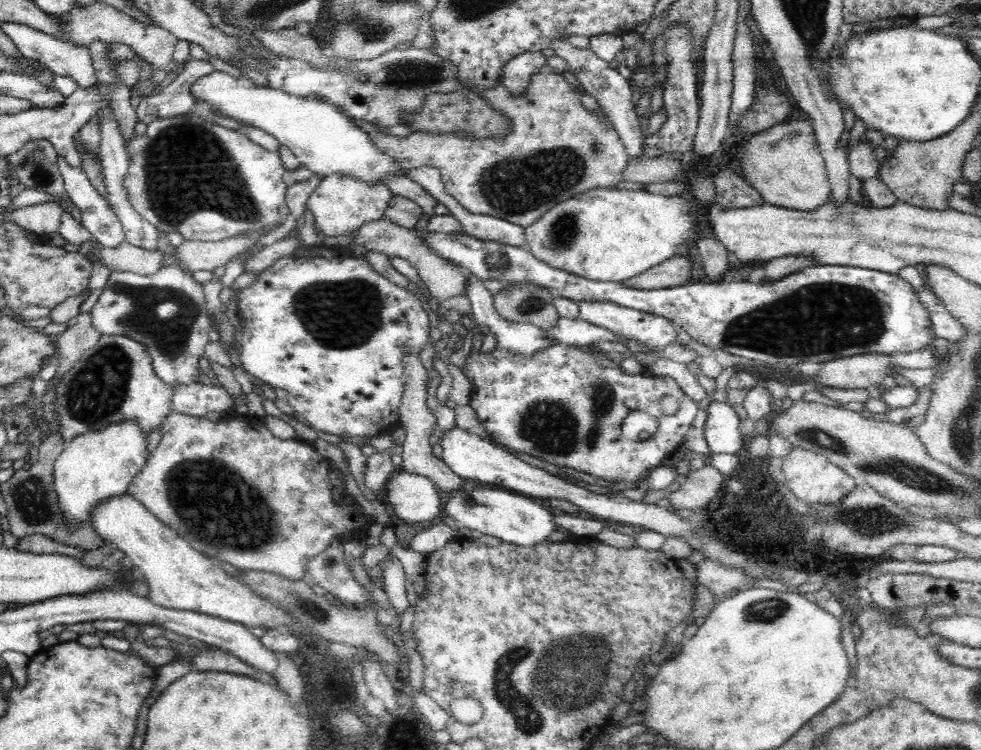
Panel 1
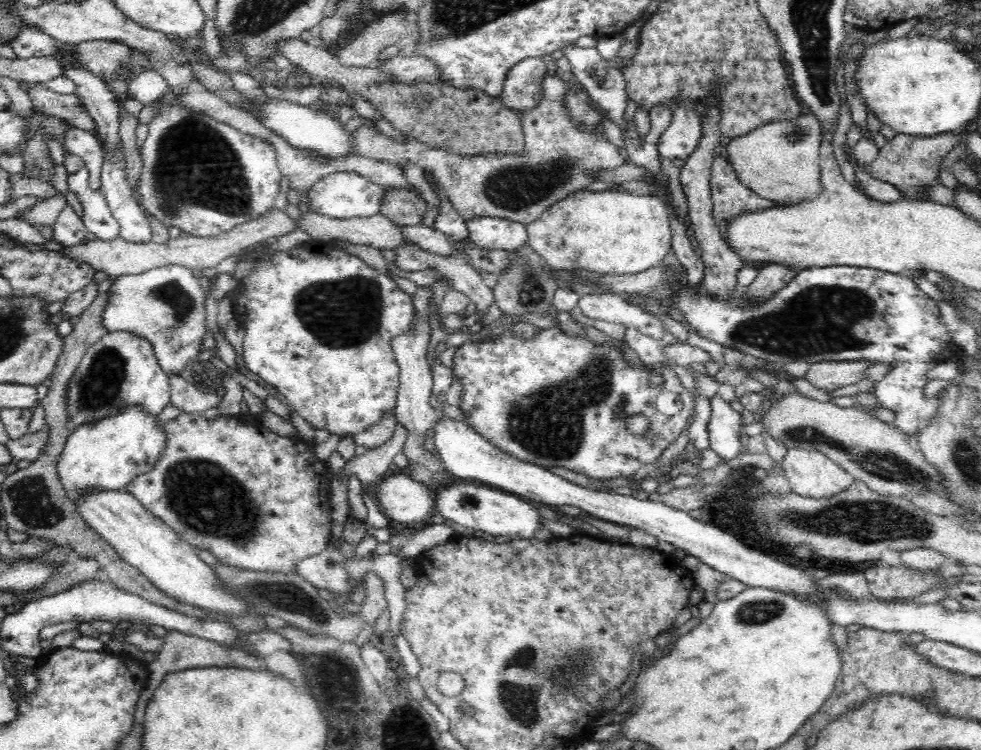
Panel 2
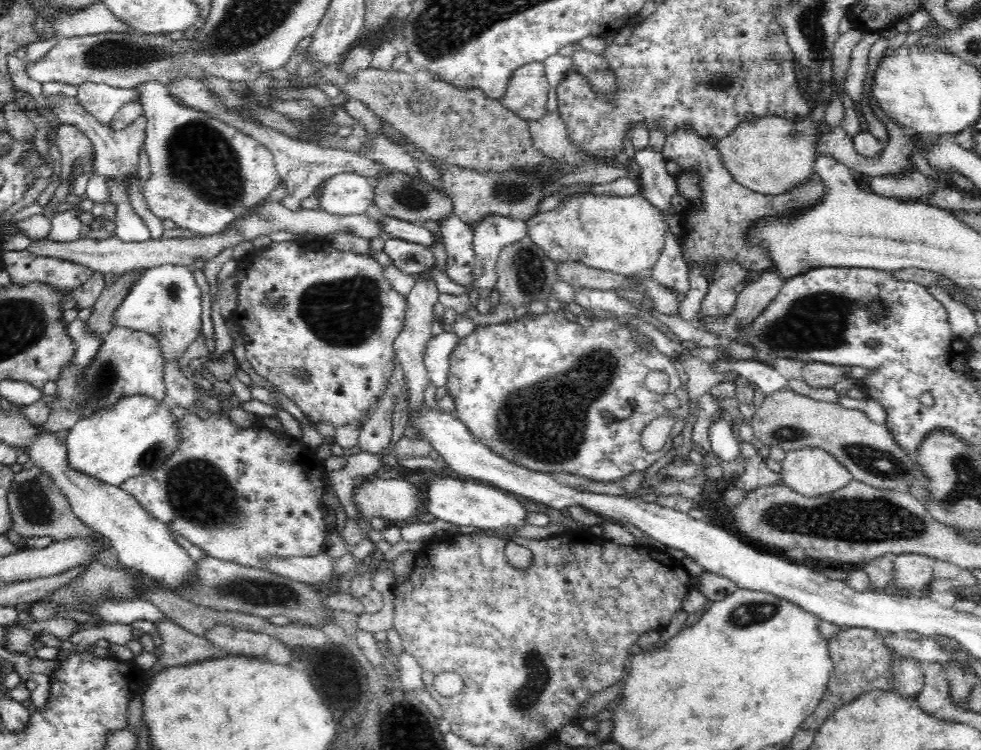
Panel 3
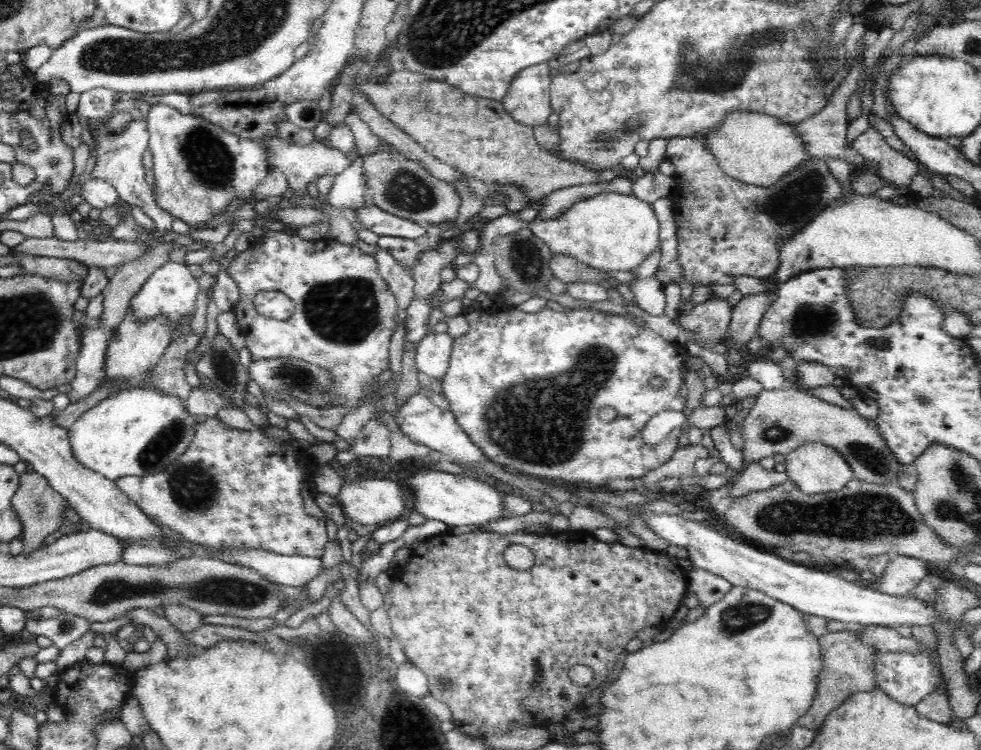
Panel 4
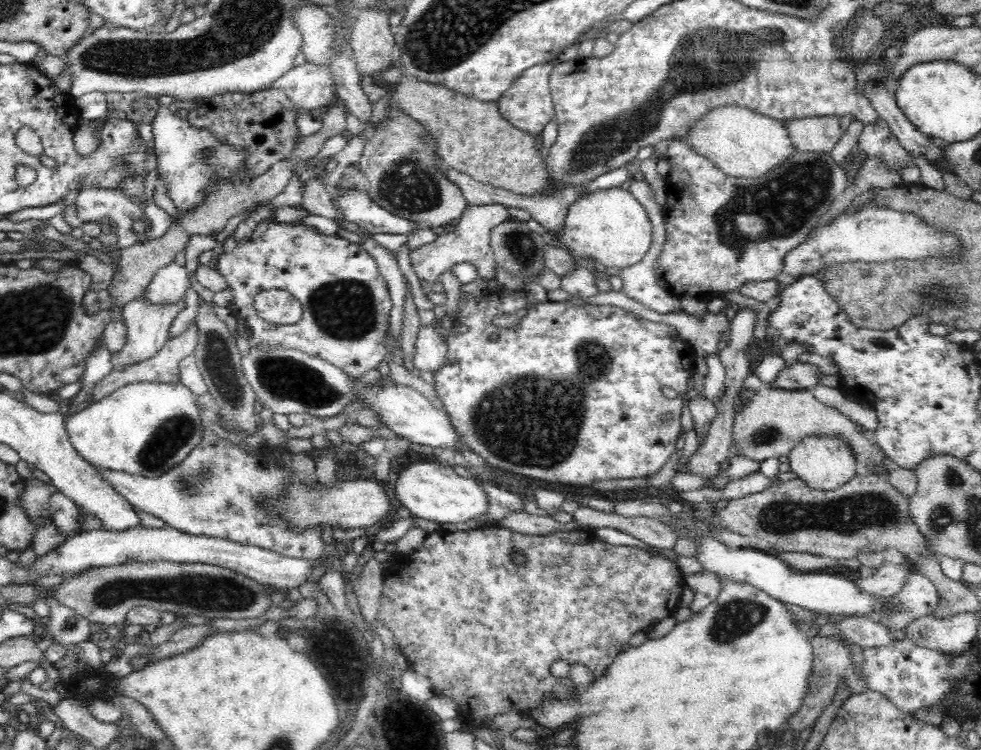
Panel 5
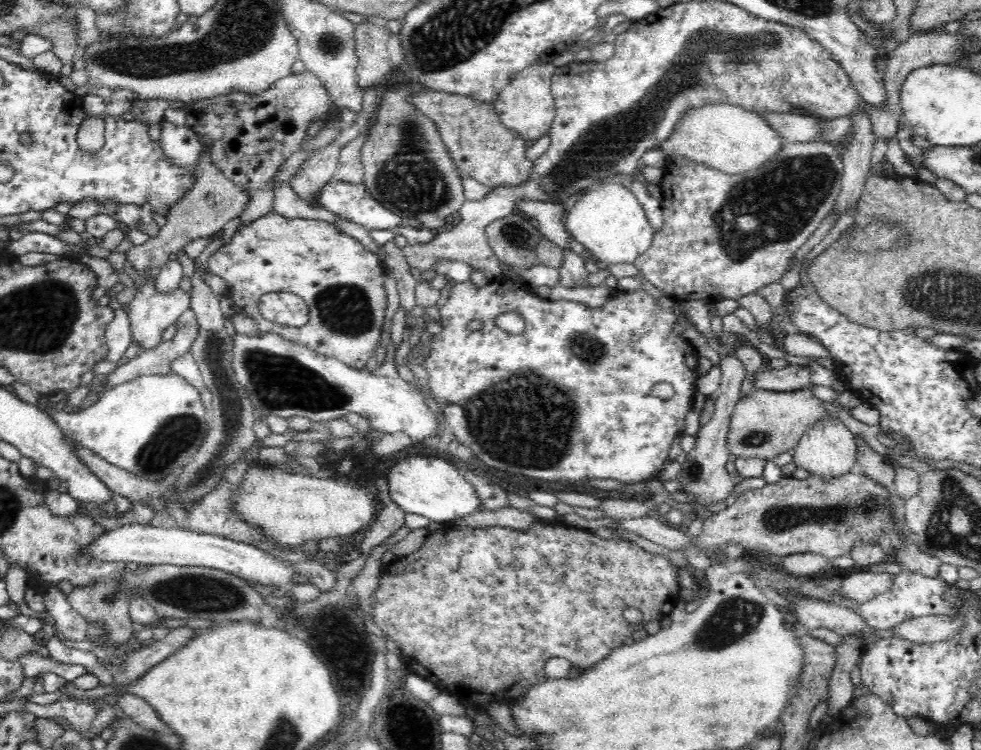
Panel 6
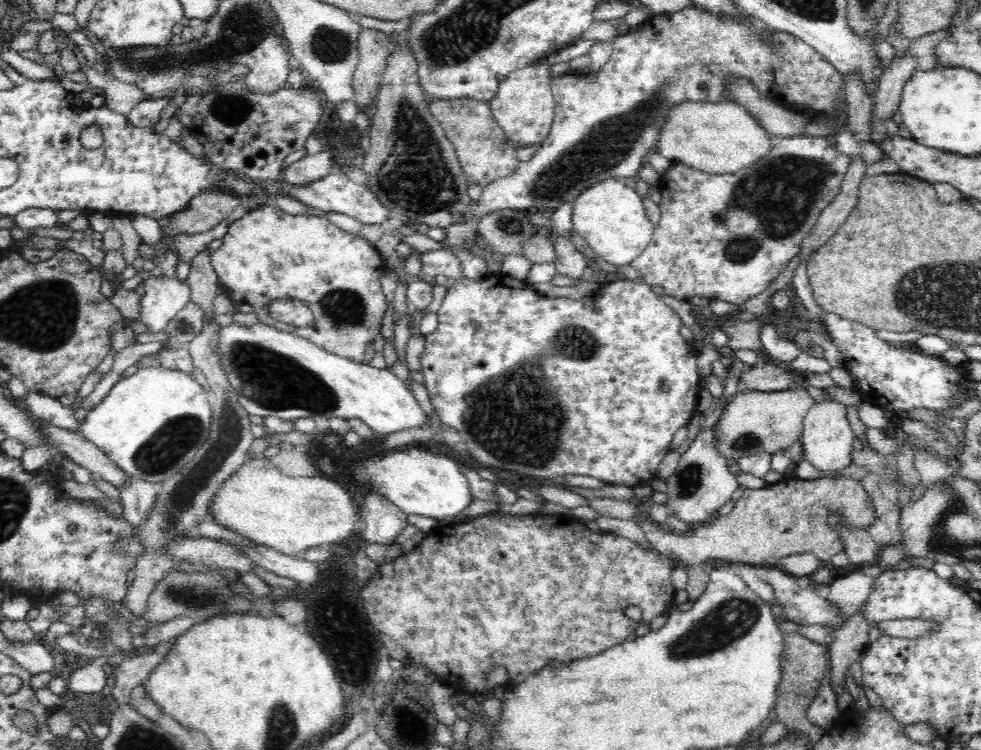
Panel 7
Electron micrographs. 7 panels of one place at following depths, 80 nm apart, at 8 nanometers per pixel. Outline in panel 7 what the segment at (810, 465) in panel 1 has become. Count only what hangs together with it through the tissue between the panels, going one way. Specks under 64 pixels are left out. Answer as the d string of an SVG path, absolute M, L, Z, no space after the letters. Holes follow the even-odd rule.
M825 396L823 403L816 403L803 423L801 442L803 460L821 472L838 472L852 464L854 433L847 418L846 406Z

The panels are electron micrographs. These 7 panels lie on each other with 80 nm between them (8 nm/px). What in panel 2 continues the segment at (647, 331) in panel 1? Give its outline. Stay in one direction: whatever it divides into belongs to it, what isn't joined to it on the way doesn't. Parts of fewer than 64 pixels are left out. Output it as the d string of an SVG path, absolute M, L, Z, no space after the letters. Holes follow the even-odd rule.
M590 292L580 297L578 306L582 314L588 318L622 324L626 328L636 328L642 334L658 340L666 336L666 329L660 318L632 304L624 295L610 292L592 294Z

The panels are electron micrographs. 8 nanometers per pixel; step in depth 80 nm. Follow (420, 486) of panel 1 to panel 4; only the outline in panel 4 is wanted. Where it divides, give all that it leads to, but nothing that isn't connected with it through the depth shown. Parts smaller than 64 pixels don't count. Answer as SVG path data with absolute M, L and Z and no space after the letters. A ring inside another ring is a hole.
M366 479L344 483L337 498L341 508L352 522L360 522L362 525L385 523L386 520L396 521L403 518L404 498L406 490L400 482L388 479Z

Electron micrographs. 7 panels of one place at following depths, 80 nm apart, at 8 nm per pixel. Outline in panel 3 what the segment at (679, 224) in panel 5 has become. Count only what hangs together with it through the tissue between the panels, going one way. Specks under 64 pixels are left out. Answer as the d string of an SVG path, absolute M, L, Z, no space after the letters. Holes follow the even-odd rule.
M680 127L668 133L665 141L662 150L664 158L676 162L681 171L700 173L702 206L688 206L686 213L682 215L685 243L681 249L686 264L694 263L704 268L706 264L715 267L722 261L736 261L754 275L774 268L774 261L761 246L747 246L747 228L764 217L793 217L816 204L825 195L824 180L817 178L815 172L806 184L798 184L796 188L782 194L766 196L742 186L724 167L724 159L713 141L698 135L694 129Z

